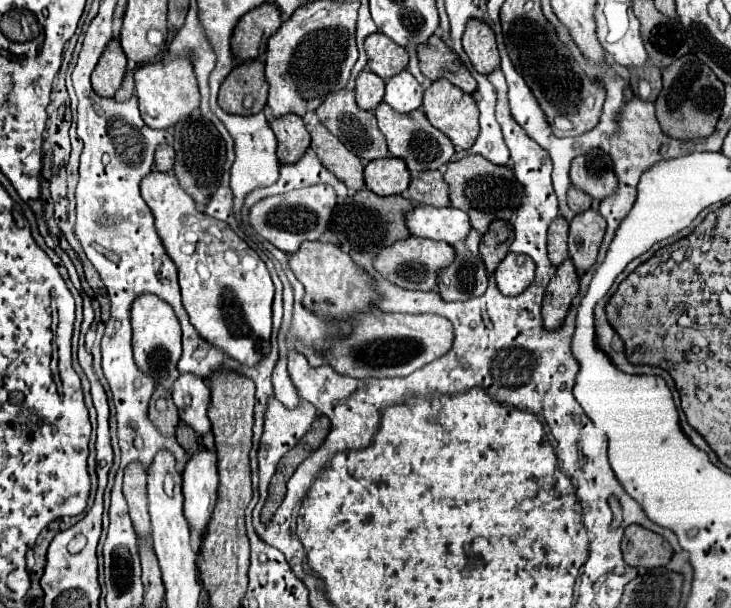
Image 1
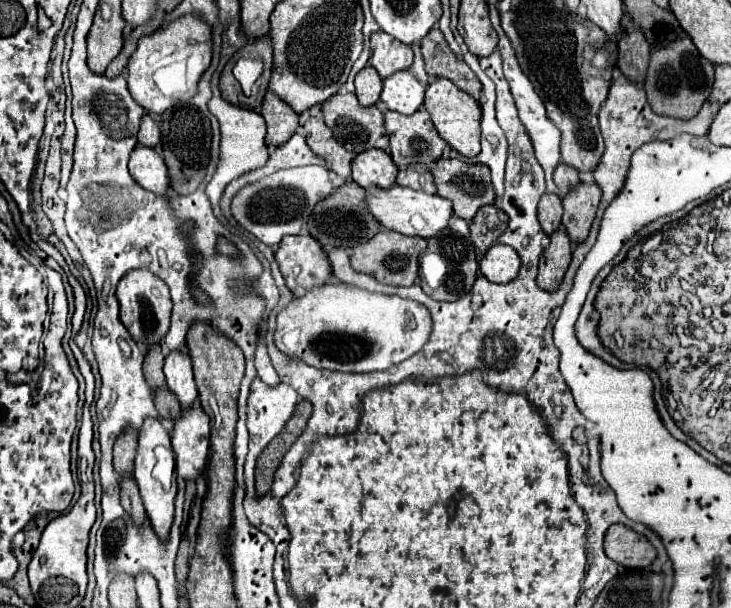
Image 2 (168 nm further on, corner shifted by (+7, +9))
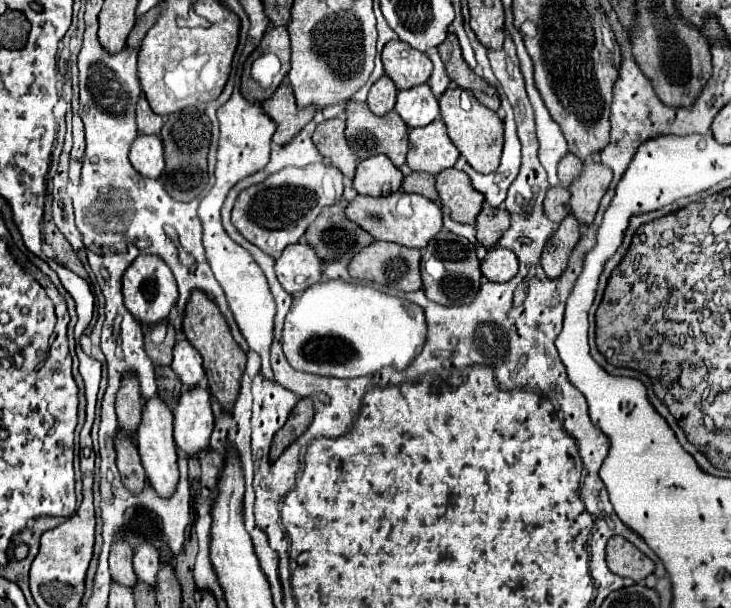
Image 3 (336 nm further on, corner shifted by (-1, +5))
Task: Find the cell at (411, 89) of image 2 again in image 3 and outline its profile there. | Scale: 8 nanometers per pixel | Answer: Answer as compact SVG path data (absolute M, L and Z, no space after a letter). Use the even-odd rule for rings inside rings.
M420 84L408 90L398 90L394 110L410 128L418 128L430 124L438 116L438 100L428 84Z

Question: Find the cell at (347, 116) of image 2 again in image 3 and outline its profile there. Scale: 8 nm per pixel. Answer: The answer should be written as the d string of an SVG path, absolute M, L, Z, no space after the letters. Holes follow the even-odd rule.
M348 102L346 106L346 140L358 158L370 158L376 154L386 154L398 168L406 162L408 150L408 126L396 112L388 112L384 116L376 116L364 102Z

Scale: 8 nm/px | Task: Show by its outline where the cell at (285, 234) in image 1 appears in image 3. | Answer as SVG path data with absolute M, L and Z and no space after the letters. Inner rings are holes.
M310 164L306 168L288 166L266 178L262 184L240 192L232 210L232 224L248 242L276 258L288 244L300 242L306 228L316 220L324 206L340 200L342 172L338 168L326 164Z

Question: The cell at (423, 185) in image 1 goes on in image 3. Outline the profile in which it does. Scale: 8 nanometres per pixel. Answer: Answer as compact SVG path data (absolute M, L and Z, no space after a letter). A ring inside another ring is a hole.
M426 172L408 174L402 182L402 190L416 192L416 194L422 194L422 196L438 202L438 190L436 190L436 182L434 182L432 174L426 174Z

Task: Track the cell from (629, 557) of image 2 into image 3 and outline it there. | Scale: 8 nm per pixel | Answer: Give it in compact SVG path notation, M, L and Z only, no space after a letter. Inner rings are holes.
M610 538L606 546L606 562L608 568L618 576L628 576L634 582L650 576L654 572L654 562L642 554L632 542L626 538Z

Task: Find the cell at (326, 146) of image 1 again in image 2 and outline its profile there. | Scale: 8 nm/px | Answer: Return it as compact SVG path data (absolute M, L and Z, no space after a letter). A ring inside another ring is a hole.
M322 116L310 118L304 124L304 132L306 132L306 142L314 150L314 154L324 158L332 172L336 172L338 176L348 180L350 178L350 164L352 164L354 156L348 150L344 150L344 146L340 146L336 142L332 130L324 124L324 118Z

